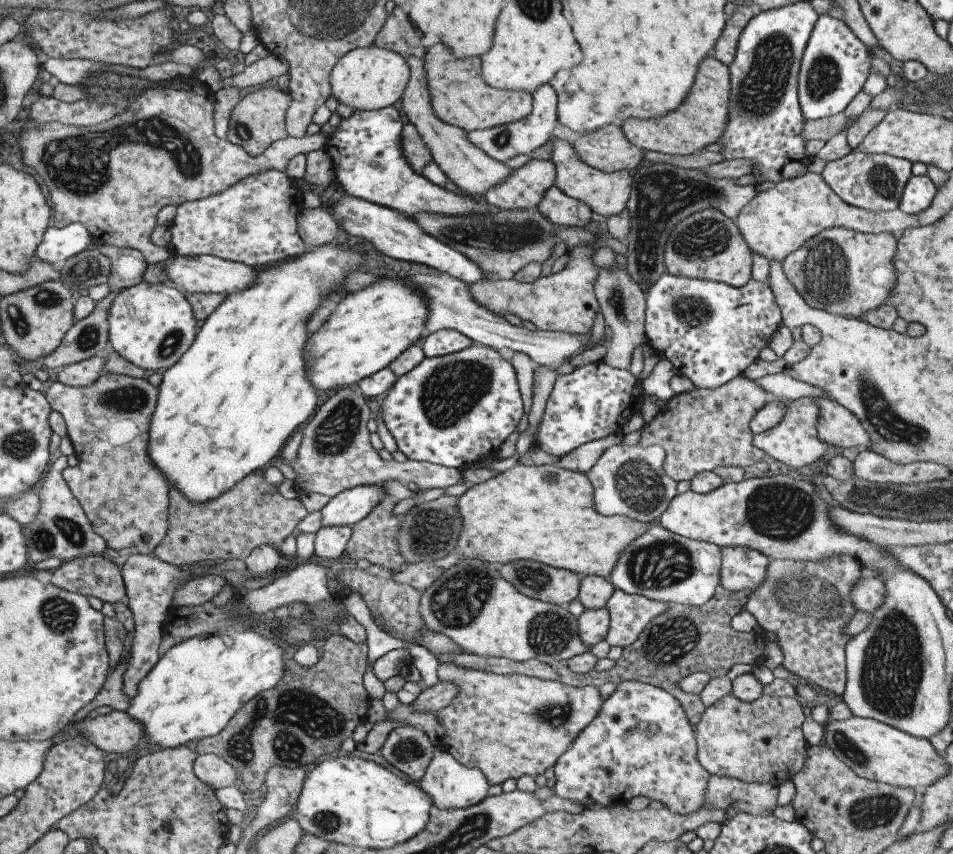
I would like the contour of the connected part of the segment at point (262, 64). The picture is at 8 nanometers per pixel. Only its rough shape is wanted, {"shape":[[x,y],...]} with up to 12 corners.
{"shape":[[267,55],[241,73],[223,75],[221,88],[261,86],[288,72],[284,58]]}

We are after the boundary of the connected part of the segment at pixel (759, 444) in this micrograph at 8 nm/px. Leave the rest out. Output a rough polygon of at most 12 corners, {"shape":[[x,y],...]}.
{"shape":[[812,398],[784,400],[752,446],[792,469],[826,458]]}

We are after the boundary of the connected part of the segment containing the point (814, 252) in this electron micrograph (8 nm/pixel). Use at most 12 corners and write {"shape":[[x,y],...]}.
{"shape":[[817,233],[781,262],[811,308],[887,302],[891,233]]}

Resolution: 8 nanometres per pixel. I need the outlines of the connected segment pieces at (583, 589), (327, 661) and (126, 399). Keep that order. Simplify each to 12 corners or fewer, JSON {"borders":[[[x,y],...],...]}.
{"borders":[[[579,577],[579,602],[585,609],[607,607],[615,590],[607,578]],[[334,632],[292,658],[198,754],[257,792],[365,724],[367,647]],[[101,372],[44,392],[95,534],[151,555],[168,527],[146,455],[158,388]]]}

